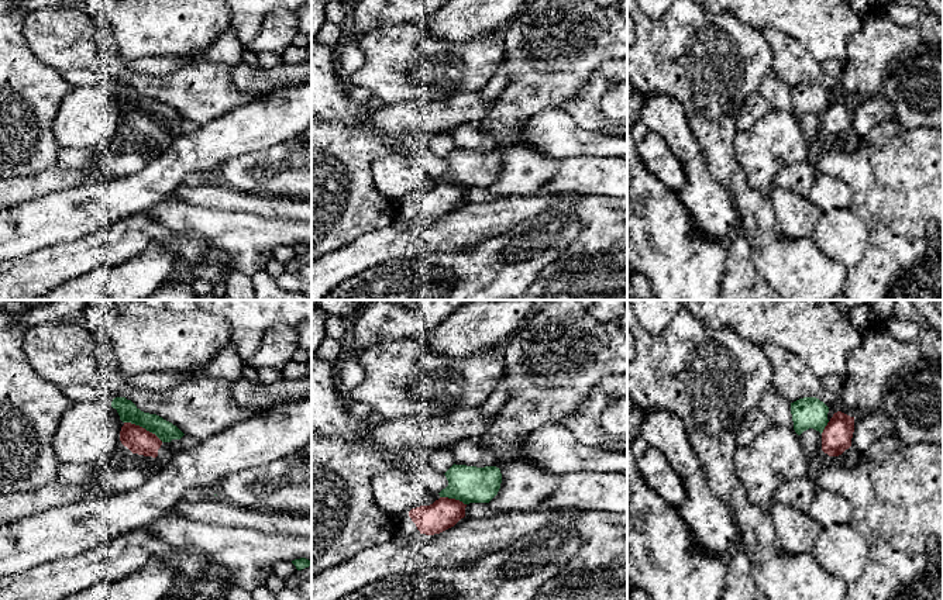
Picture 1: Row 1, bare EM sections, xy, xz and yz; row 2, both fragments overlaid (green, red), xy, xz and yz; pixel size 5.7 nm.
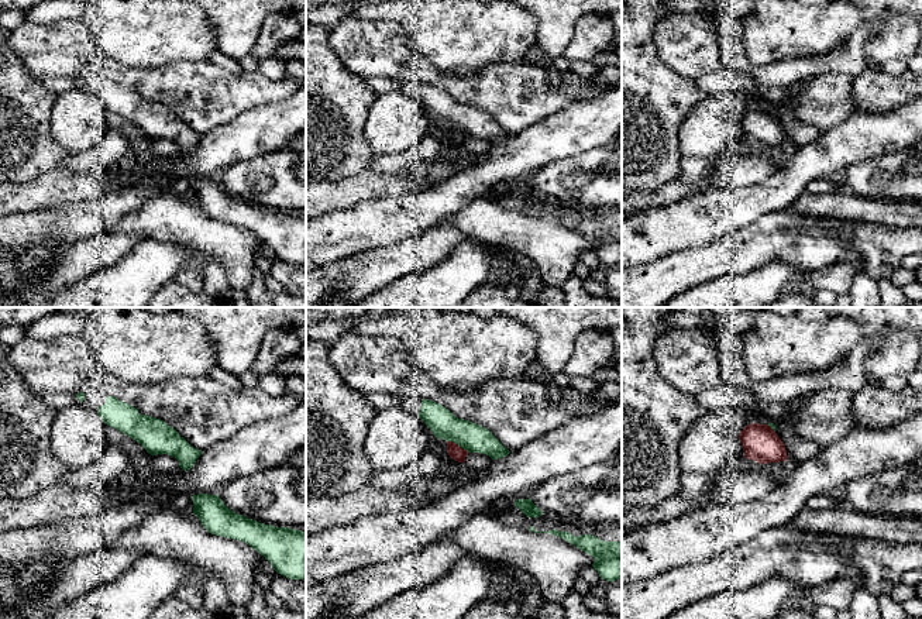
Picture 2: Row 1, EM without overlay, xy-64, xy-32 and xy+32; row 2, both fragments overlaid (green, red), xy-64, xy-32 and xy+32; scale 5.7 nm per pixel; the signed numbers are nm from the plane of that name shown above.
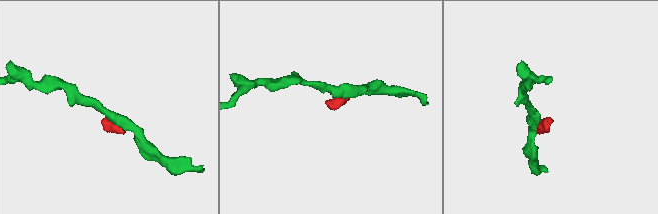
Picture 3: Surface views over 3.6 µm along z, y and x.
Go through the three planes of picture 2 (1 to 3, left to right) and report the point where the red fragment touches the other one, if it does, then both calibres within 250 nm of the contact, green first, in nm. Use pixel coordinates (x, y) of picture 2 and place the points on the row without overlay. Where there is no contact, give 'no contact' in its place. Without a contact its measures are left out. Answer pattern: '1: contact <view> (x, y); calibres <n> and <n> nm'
1: no contact
2: contact xy-32 (458, 129); calibres 160 and 80 nm
3: contact xy+32 (771, 112); calibres 30 and 200 nm

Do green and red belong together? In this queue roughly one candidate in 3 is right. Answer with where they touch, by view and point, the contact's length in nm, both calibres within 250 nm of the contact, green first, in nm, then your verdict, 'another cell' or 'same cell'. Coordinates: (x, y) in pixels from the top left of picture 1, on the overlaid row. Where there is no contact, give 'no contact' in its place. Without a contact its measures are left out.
xy (144, 427) | 260 nm | 110/150 nm | another cell

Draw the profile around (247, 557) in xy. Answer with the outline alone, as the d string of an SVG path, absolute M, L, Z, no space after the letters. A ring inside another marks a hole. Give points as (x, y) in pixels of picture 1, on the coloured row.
M173 508L161 514L154 524L154 532L171 546L192 548L203 552L216 566L226 573L228 583L242 590L252 592L265 585L278 562L292 562L306 558L312 562L312 537L289 537L265 534L245 527L226 527L207 521L179 515Z

